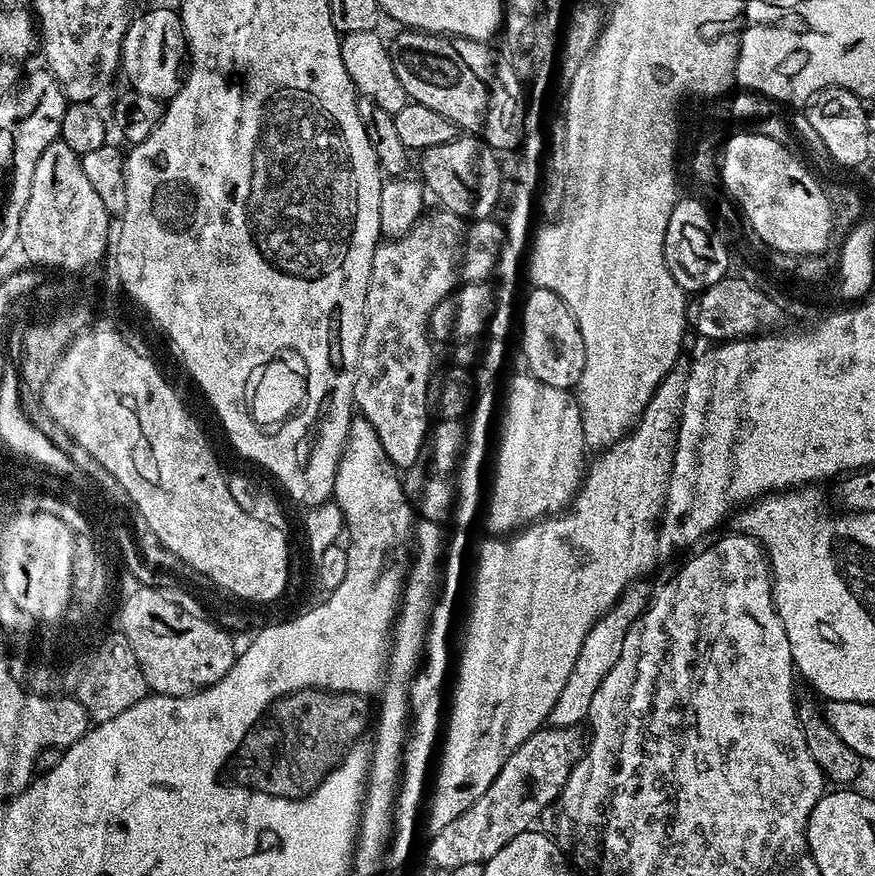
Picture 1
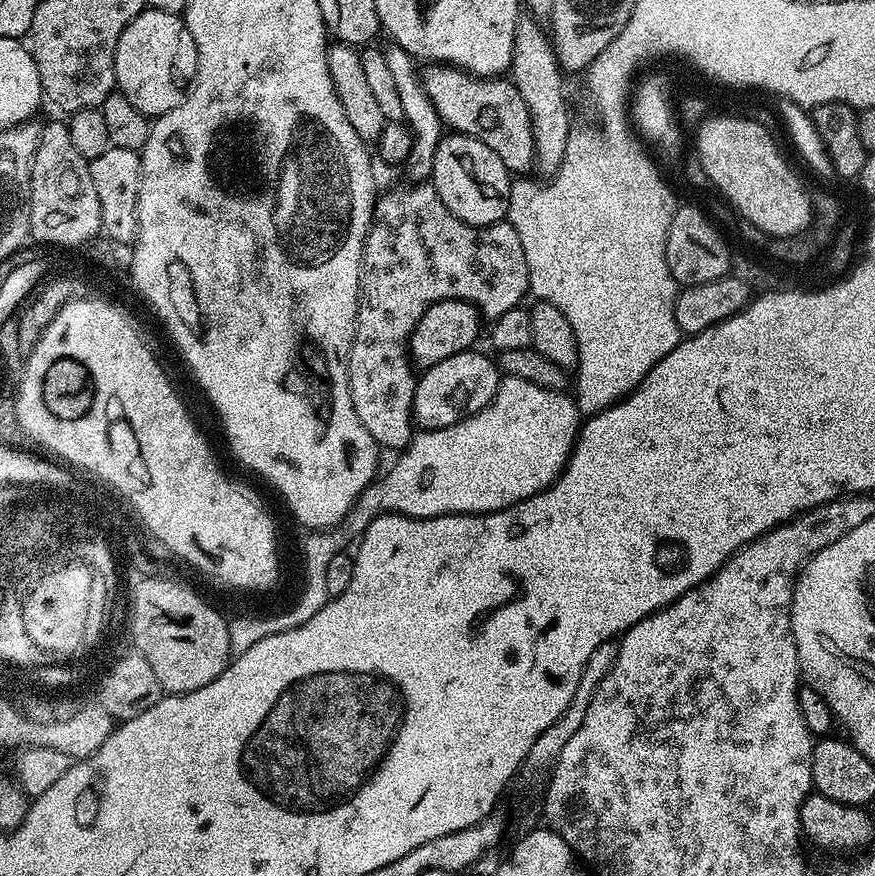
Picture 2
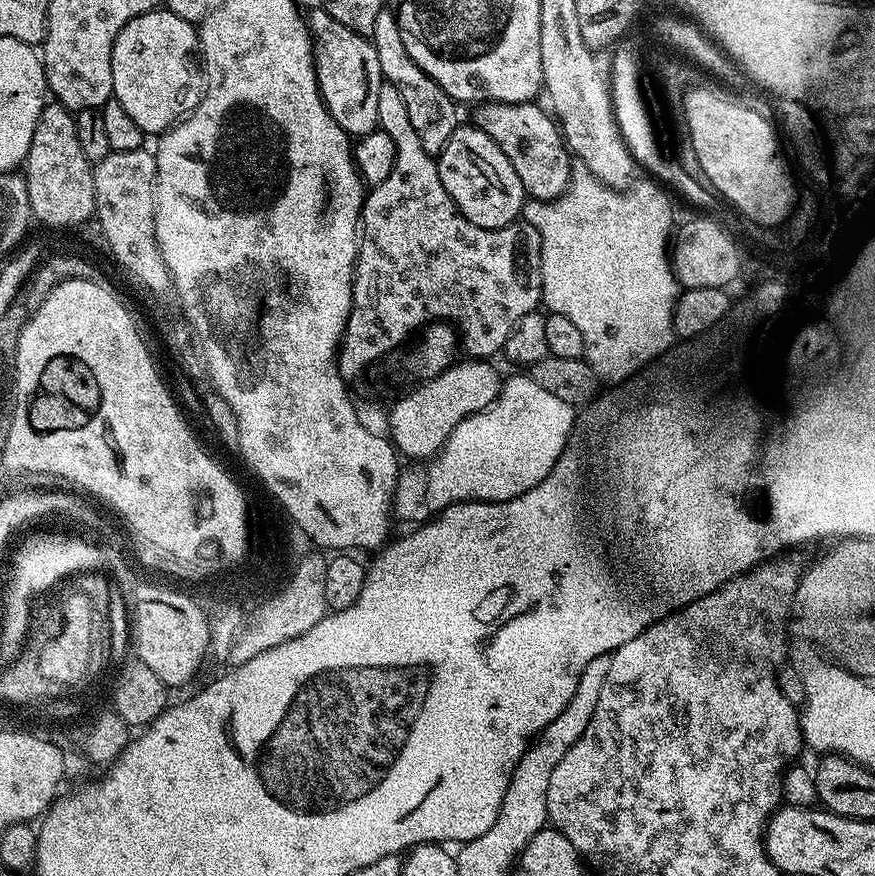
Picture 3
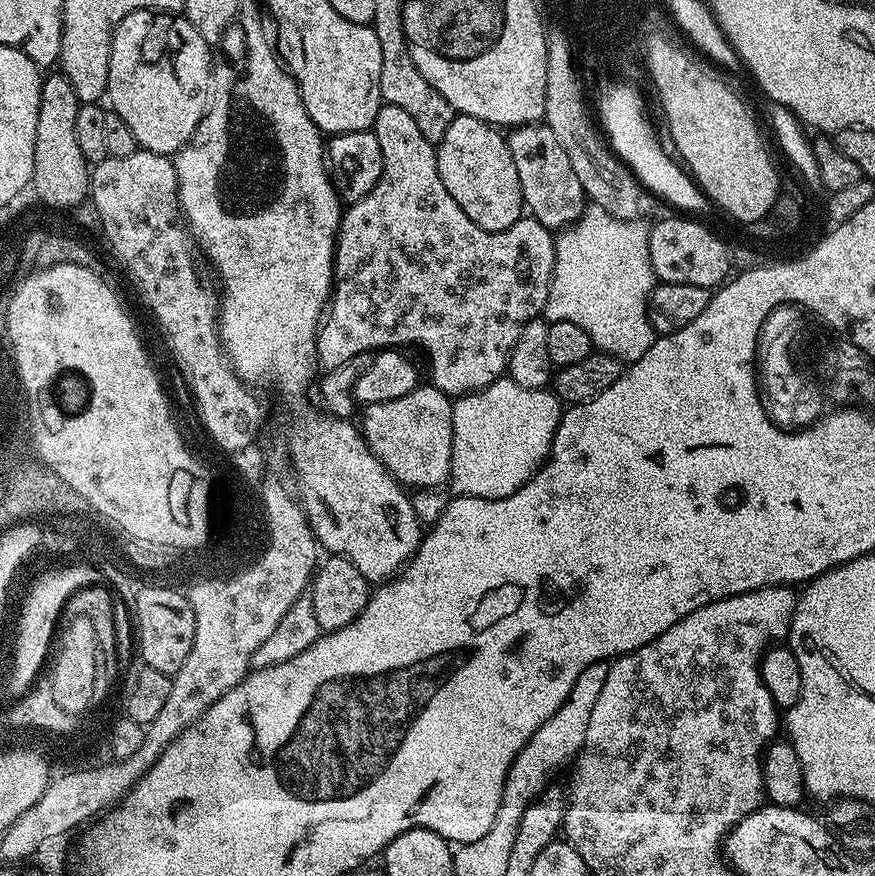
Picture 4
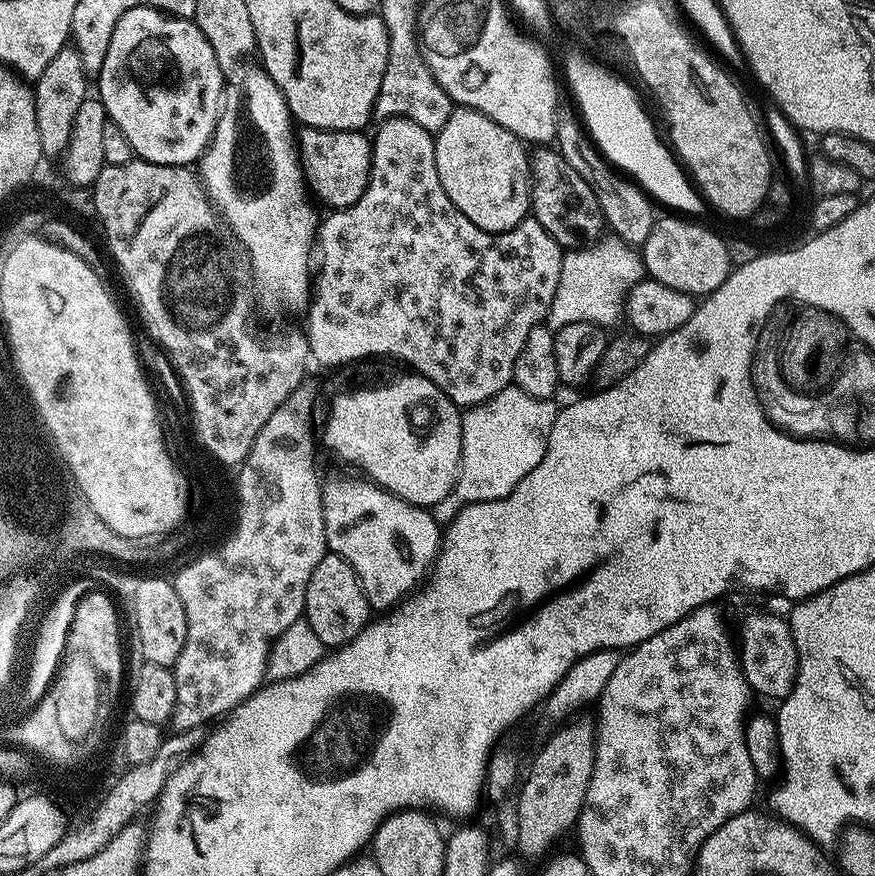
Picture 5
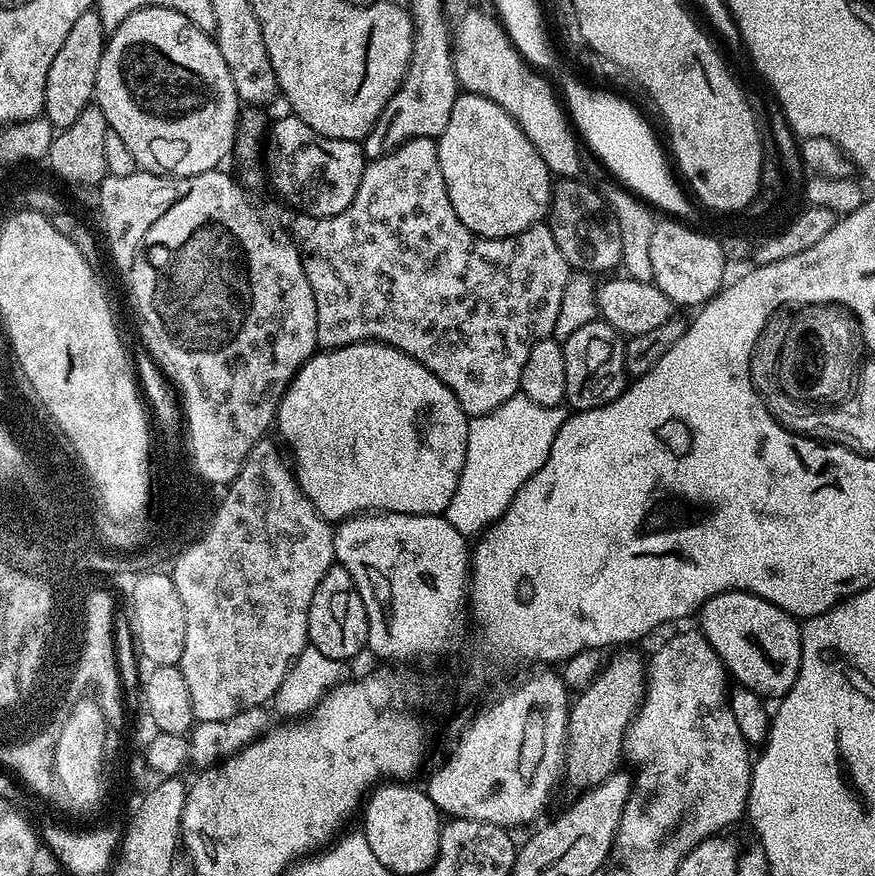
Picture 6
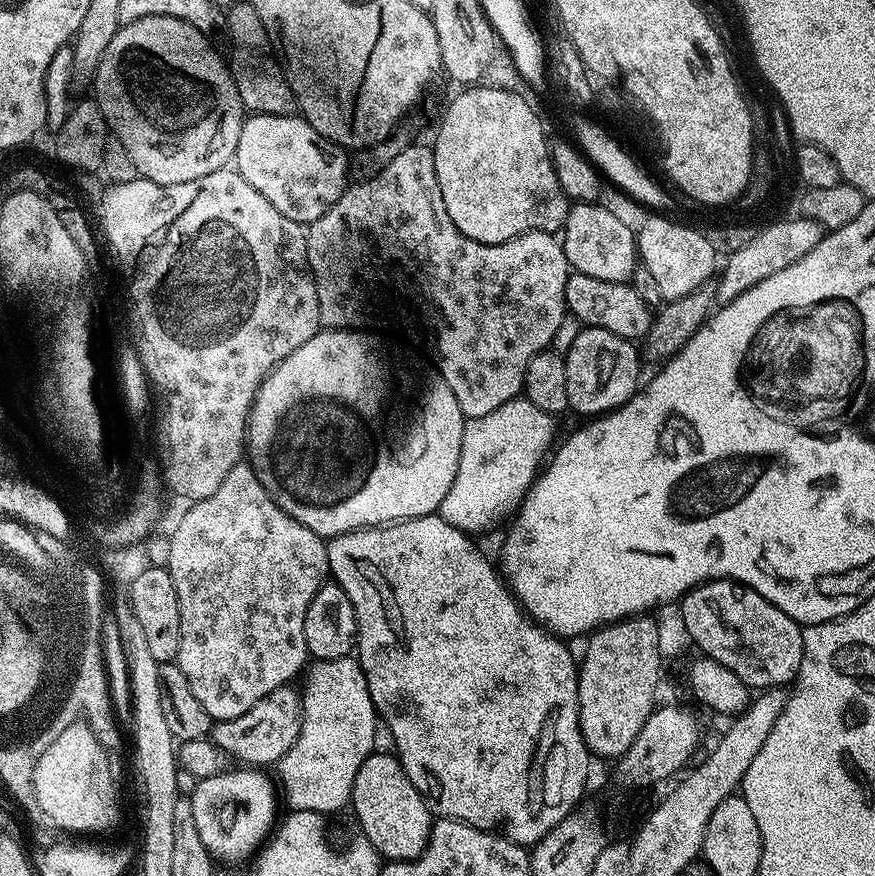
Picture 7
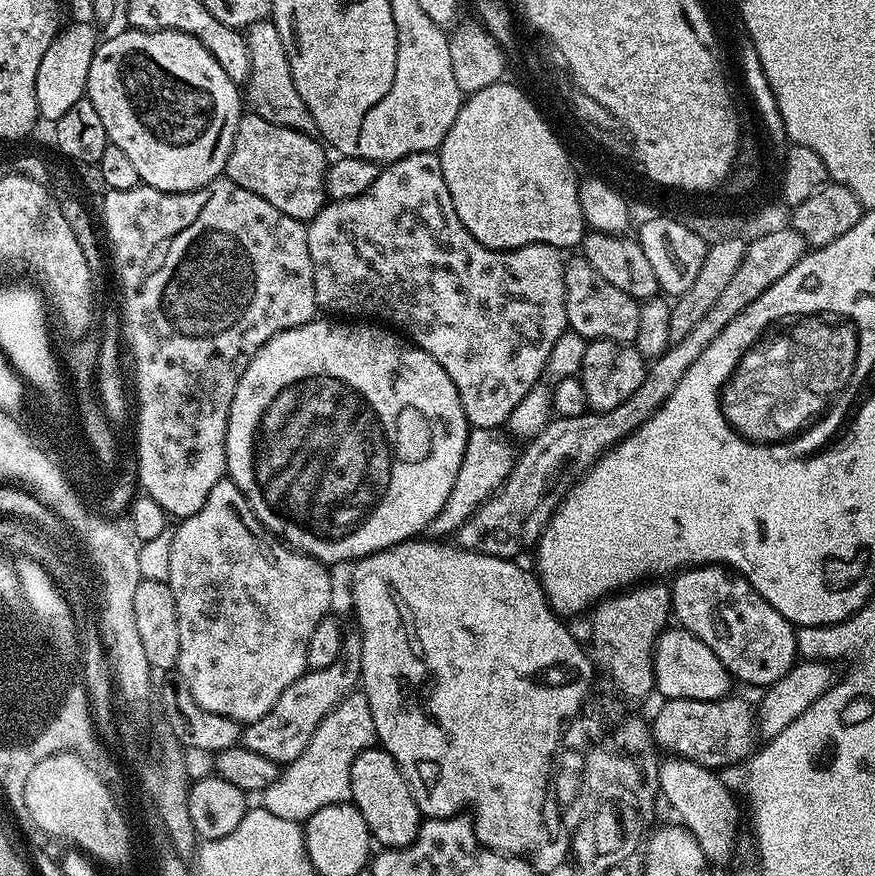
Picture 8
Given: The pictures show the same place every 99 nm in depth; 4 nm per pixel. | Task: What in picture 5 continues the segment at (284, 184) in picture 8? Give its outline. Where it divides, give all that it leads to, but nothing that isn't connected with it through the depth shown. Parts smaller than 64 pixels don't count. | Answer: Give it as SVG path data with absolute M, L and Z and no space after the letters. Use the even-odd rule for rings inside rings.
M301 127L298 132L298 147L300 149L300 165L302 166L302 170L304 171L304 180L308 183L309 193L321 205L325 204L325 209L335 210L337 208L349 208L350 206L354 206L354 202L358 202L358 198L362 198L362 194L366 190L366 186L368 185L368 179L370 178L370 170L372 169L372 141L363 131L359 132L331 132L330 130L326 130L325 128L305 128Z

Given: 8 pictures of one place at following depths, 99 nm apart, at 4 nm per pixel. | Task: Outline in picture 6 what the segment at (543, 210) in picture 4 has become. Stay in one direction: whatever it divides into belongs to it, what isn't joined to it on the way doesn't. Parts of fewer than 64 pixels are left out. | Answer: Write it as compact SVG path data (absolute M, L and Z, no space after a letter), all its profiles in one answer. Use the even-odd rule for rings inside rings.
M560 178L555 181L552 203L548 205L547 226L554 234L554 242L558 242L558 250L562 250L562 258L566 258L569 269L579 270L584 274L619 269L622 239L618 222L609 211L605 197L582 181L580 178Z

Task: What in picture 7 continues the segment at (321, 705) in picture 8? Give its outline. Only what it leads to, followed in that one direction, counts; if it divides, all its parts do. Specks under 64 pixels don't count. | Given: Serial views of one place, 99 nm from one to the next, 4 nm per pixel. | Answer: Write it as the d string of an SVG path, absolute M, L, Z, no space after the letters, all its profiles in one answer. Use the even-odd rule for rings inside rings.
M285 686L274 690L262 698L238 718L218 720L213 723L210 739L218 750L222 750L229 761L237 760L237 765L251 766L264 770L276 766L299 738L301 721L301 693Z

